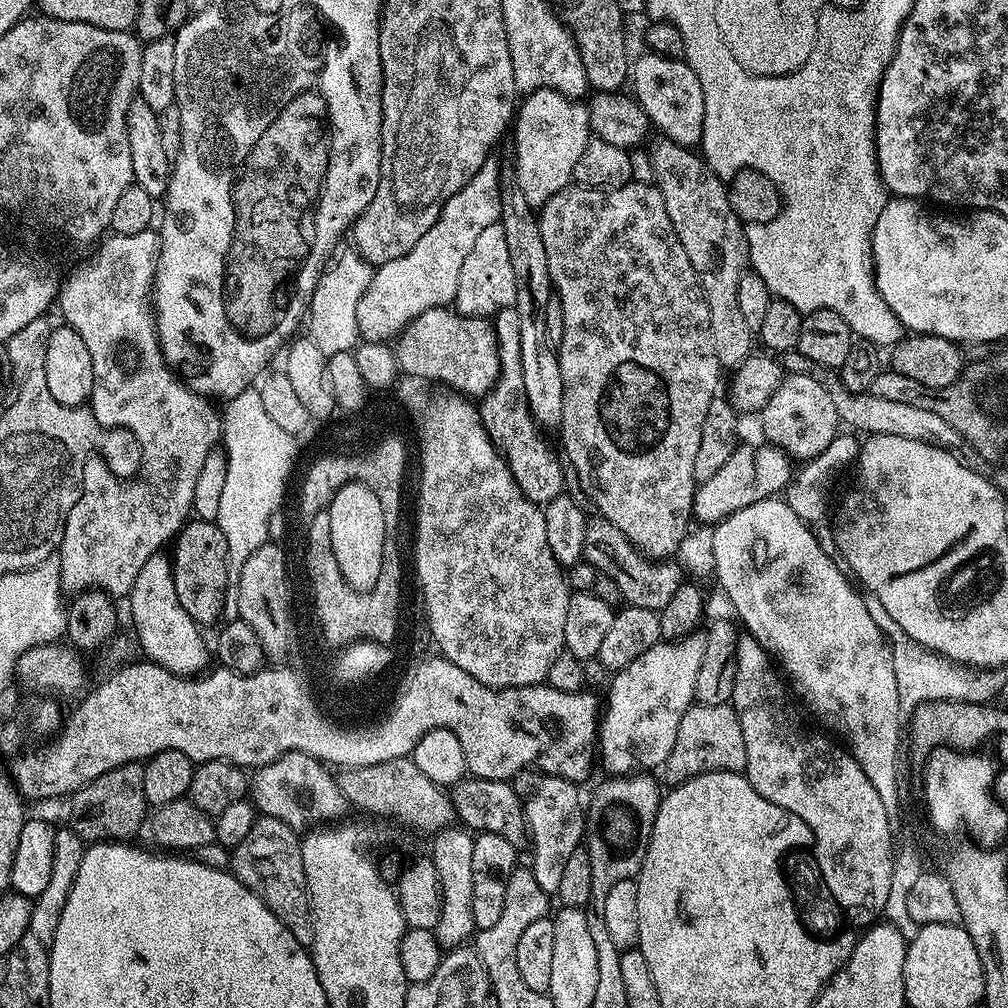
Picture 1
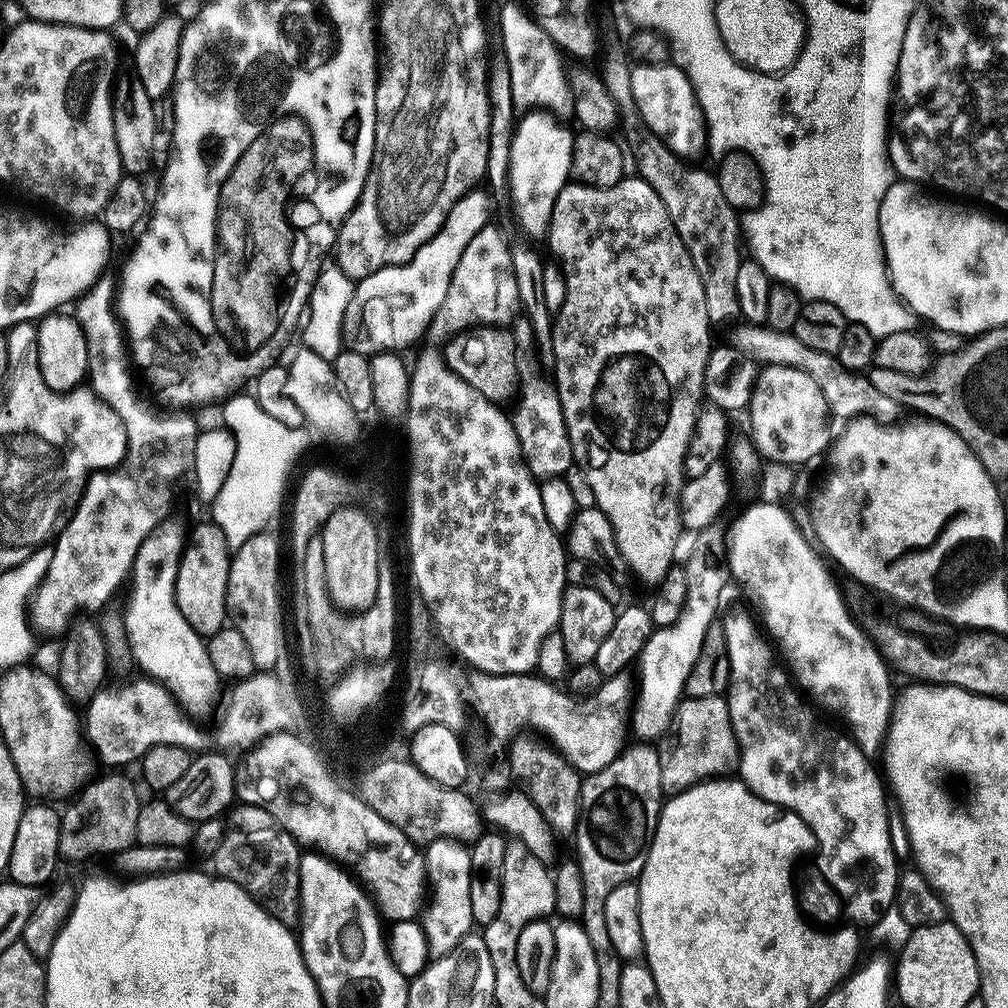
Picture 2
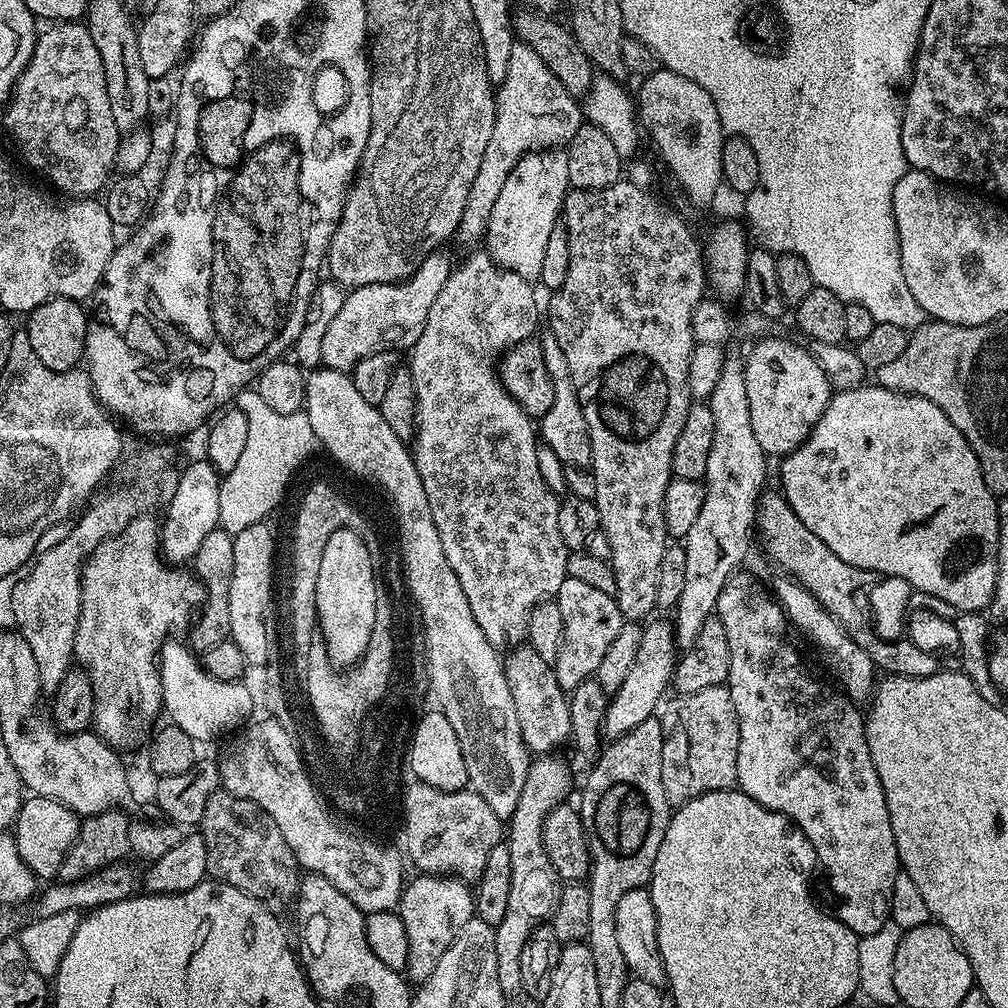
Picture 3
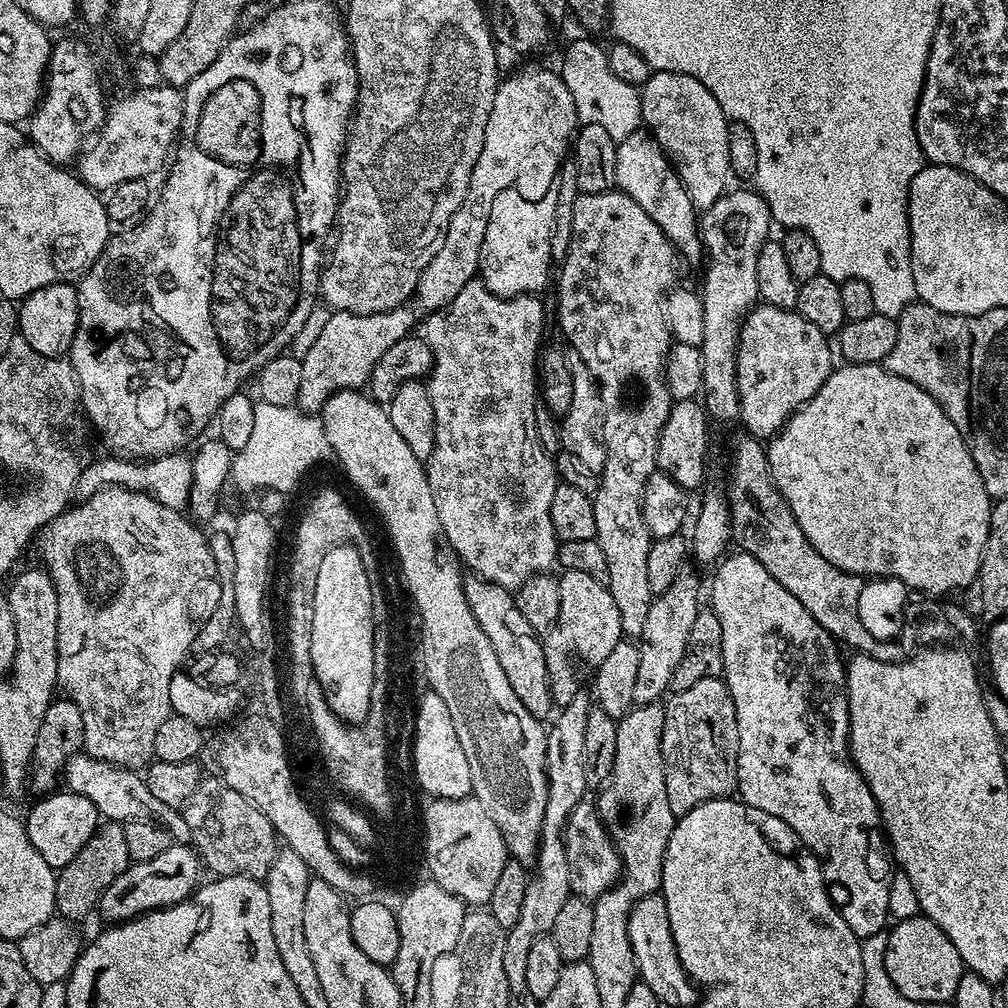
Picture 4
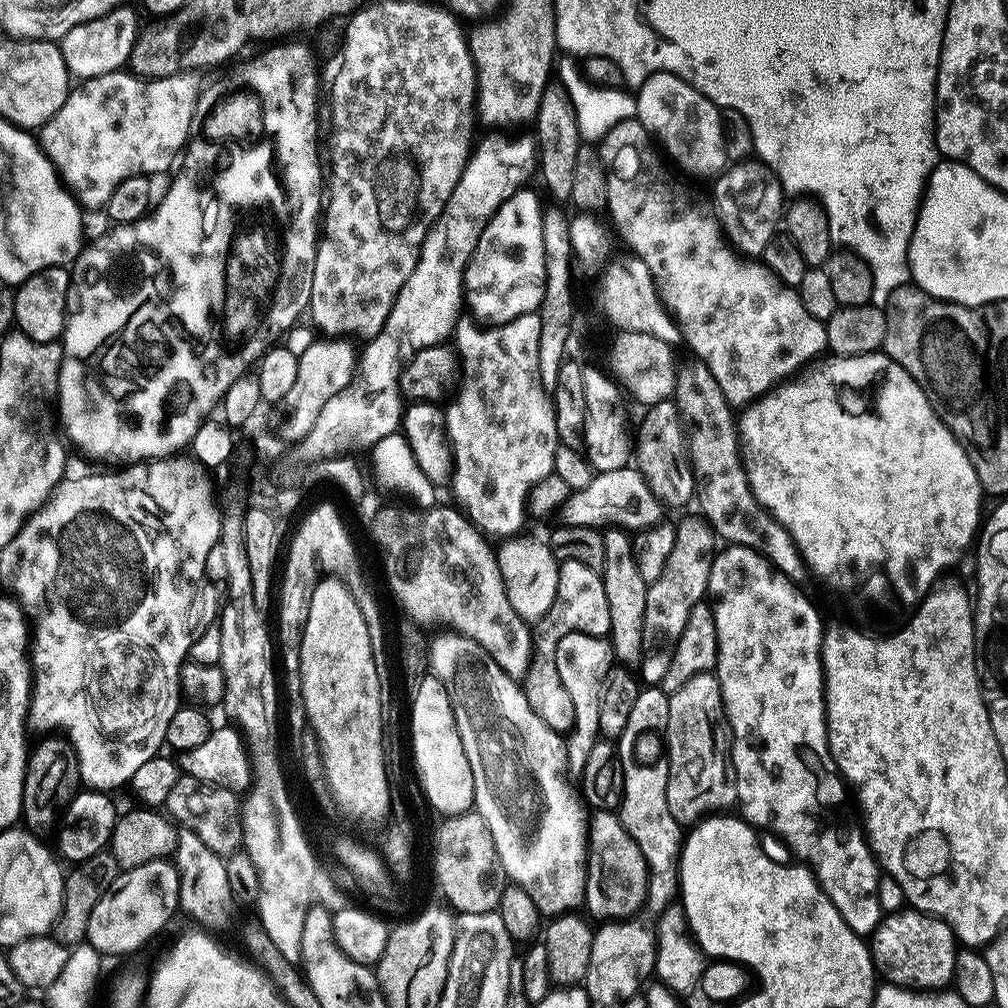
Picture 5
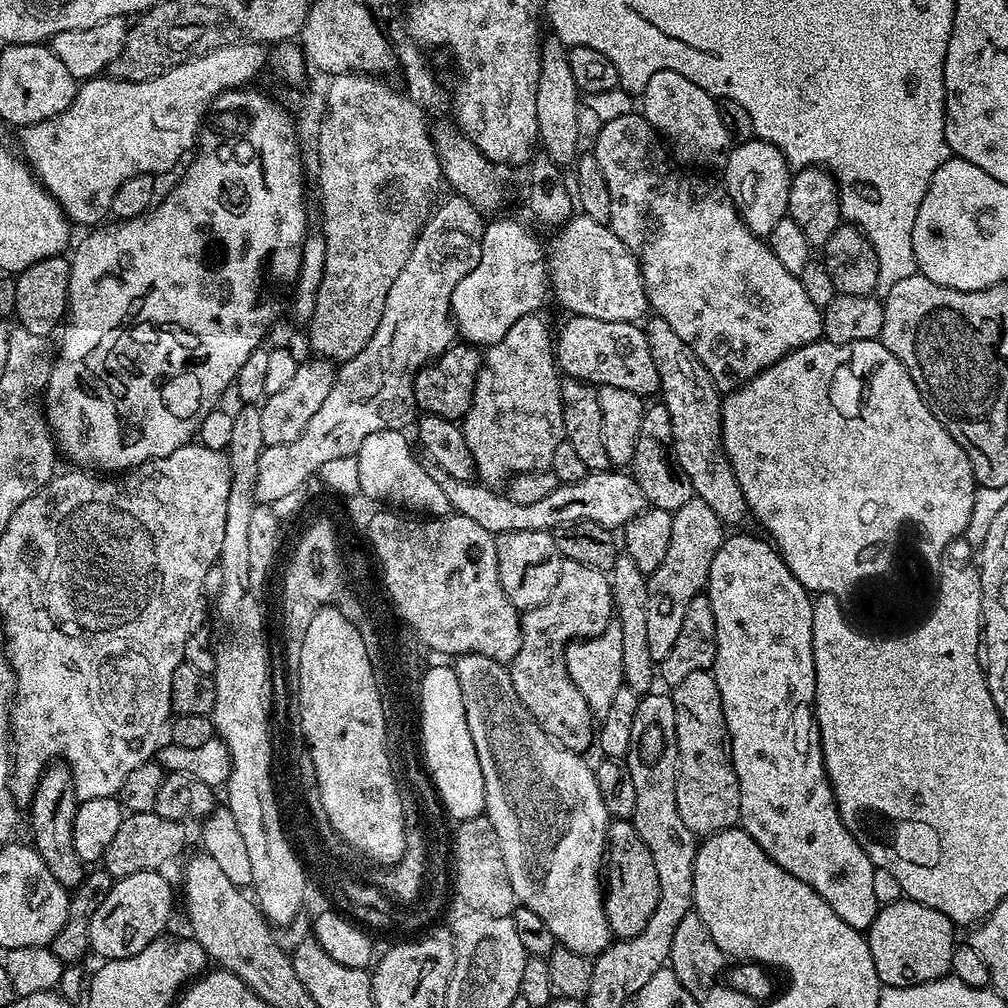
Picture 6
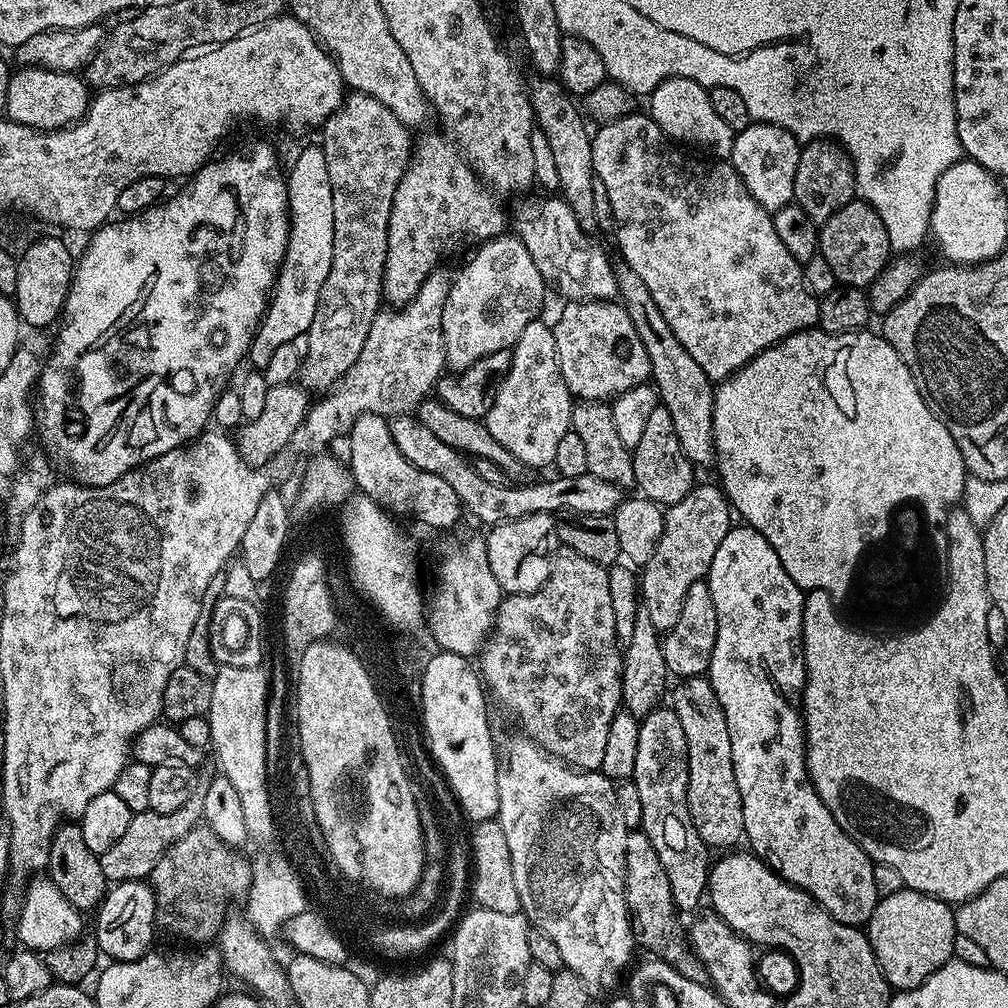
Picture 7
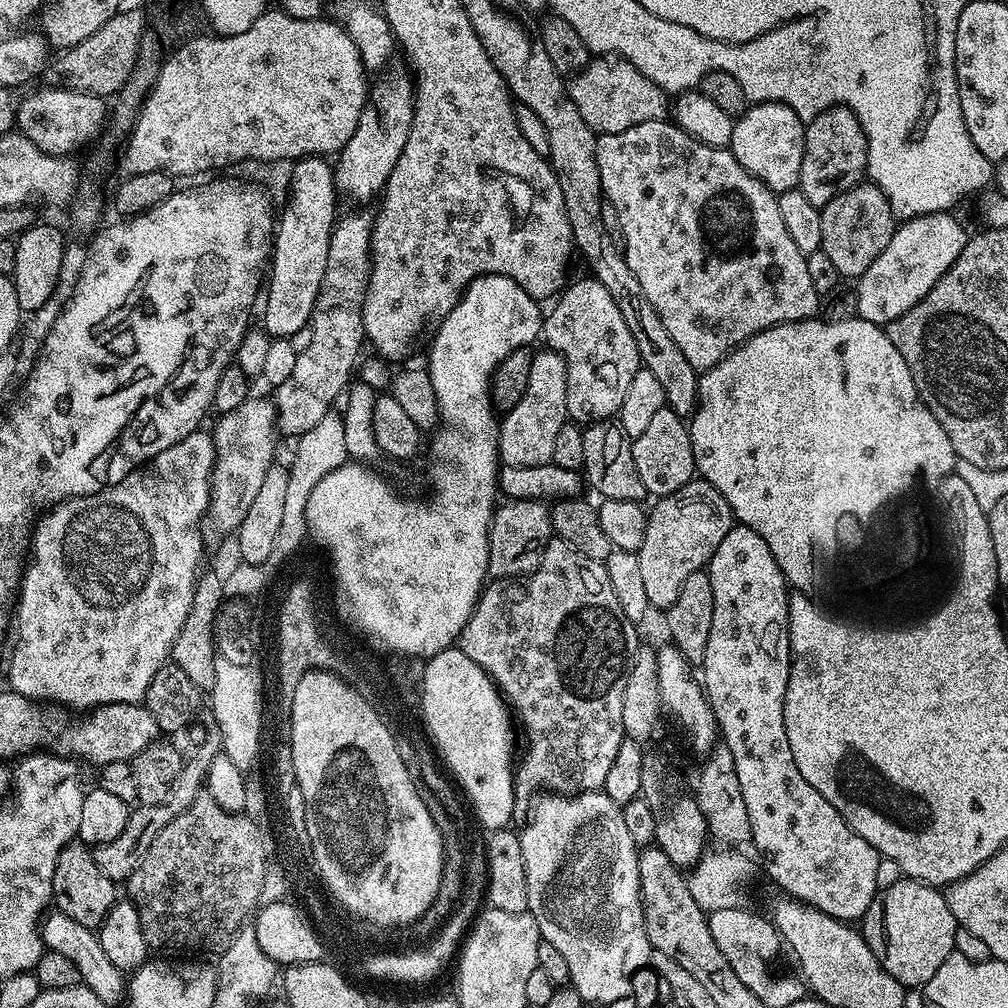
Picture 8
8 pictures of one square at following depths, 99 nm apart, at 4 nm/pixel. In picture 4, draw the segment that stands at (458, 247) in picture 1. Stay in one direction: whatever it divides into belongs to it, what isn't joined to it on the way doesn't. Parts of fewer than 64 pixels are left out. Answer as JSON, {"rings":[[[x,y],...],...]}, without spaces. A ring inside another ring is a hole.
{"rings":[[[401,306],[391,308],[389,312],[379,312],[369,316],[359,316],[353,312],[333,311],[322,330],[322,335],[314,341],[314,346],[310,346],[310,350],[302,357],[302,383],[298,385],[298,394],[296,395],[299,411],[305,414],[319,413],[323,404],[334,393],[344,389],[363,389],[367,385],[378,358],[382,358],[382,354],[386,354],[386,350],[390,350],[390,346],[394,346],[394,342],[398,342],[413,331],[410,309],[411,307]]]}

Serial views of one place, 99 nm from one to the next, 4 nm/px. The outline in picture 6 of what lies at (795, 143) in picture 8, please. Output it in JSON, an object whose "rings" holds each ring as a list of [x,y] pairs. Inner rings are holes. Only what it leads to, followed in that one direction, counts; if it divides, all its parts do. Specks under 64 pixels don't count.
{"rings":[[[753,138],[737,143],[727,153],[724,166],[723,183],[736,212],[754,235],[767,238],[770,230],[788,216],[793,173],[787,158],[770,141]]]}

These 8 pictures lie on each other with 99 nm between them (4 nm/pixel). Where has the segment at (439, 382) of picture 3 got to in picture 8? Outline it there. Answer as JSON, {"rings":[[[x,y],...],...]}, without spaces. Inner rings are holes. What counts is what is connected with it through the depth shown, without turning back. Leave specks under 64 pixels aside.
{"rings":[[[537,351],[530,362],[530,380],[526,392],[513,408],[503,413],[500,425],[500,458],[510,466],[542,466],[551,464],[558,430],[569,423],[566,402],[566,362],[559,352]]]}

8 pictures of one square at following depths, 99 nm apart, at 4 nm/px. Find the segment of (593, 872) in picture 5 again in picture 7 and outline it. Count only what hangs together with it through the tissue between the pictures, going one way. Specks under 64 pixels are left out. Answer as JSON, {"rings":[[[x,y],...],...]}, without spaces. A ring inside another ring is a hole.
{"rings":[[[643,830],[629,831],[626,838],[626,854],[624,855],[624,901],[628,904],[628,915],[632,921],[632,935],[635,943],[645,948],[646,953],[655,959],[665,960],[678,974],[693,979],[694,982],[707,985],[708,972],[696,957],[686,928],[680,925],[676,900],[670,890],[670,878],[666,878],[666,870],[662,862],[658,862],[658,854],[650,842],[648,833]]]}

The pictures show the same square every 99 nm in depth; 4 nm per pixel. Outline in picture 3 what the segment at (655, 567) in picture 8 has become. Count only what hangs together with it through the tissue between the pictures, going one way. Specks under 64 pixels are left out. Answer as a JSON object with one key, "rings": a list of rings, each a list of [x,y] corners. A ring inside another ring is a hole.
{"rings":[[[652,618],[643,625],[642,642],[638,646],[638,658],[634,658],[634,666],[630,674],[626,674],[626,682],[617,692],[611,693],[608,708],[605,710],[603,731],[609,737],[625,736],[638,722],[646,722],[657,715],[656,707],[665,699],[664,691],[669,691],[675,661],[678,652],[676,630],[671,623]]]}

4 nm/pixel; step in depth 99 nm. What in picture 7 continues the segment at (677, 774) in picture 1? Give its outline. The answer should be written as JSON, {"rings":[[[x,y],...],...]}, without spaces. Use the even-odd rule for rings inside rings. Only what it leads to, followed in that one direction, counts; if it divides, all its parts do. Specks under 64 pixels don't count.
{"rings":[[[707,675],[686,676],[670,692],[670,707],[682,722],[682,734],[688,743],[688,809],[698,838],[709,849],[732,850],[745,839],[742,822],[742,798],[734,778],[734,762],[730,754],[730,730],[726,730],[726,714],[714,694]]]}

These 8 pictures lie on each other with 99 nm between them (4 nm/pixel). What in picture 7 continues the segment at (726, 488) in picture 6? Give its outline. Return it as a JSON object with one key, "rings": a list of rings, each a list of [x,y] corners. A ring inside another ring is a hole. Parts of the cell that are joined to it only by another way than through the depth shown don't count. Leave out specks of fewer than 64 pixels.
{"rings":[[[623,262],[615,265],[616,290],[619,303],[624,305],[626,314],[630,314],[630,322],[634,322],[634,330],[638,330],[638,338],[642,338],[642,346],[646,346],[646,354],[650,358],[654,385],[659,403],[670,410],[670,418],[674,421],[674,434],[678,434],[680,455],[698,467],[704,468],[716,459],[716,447],[712,437],[712,415],[714,414],[714,384],[708,379],[706,370],[690,358],[686,346],[674,338],[674,330],[662,318],[662,310],[658,310],[654,298],[650,298],[650,290],[646,290],[646,282],[630,270]]]}

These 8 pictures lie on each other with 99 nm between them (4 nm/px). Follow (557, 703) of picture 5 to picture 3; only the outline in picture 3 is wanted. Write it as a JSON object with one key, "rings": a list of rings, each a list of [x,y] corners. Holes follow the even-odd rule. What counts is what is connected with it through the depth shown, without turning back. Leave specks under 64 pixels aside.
{"rings":[[[565,576],[562,586],[555,594],[555,602],[562,610],[562,642],[556,655],[556,677],[561,687],[571,690],[580,683],[595,677],[599,664],[609,648],[610,642],[618,635],[618,630],[626,622],[621,616],[613,597],[594,590],[587,582]]]}

